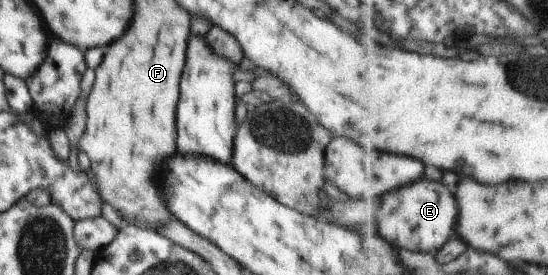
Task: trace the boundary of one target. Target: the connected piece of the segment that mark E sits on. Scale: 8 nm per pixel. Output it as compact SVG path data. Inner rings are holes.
M423 179L417 185L404 185L379 196L379 235L399 249L411 249L421 253L437 253L449 237L455 233L459 207L449 187L441 181Z

